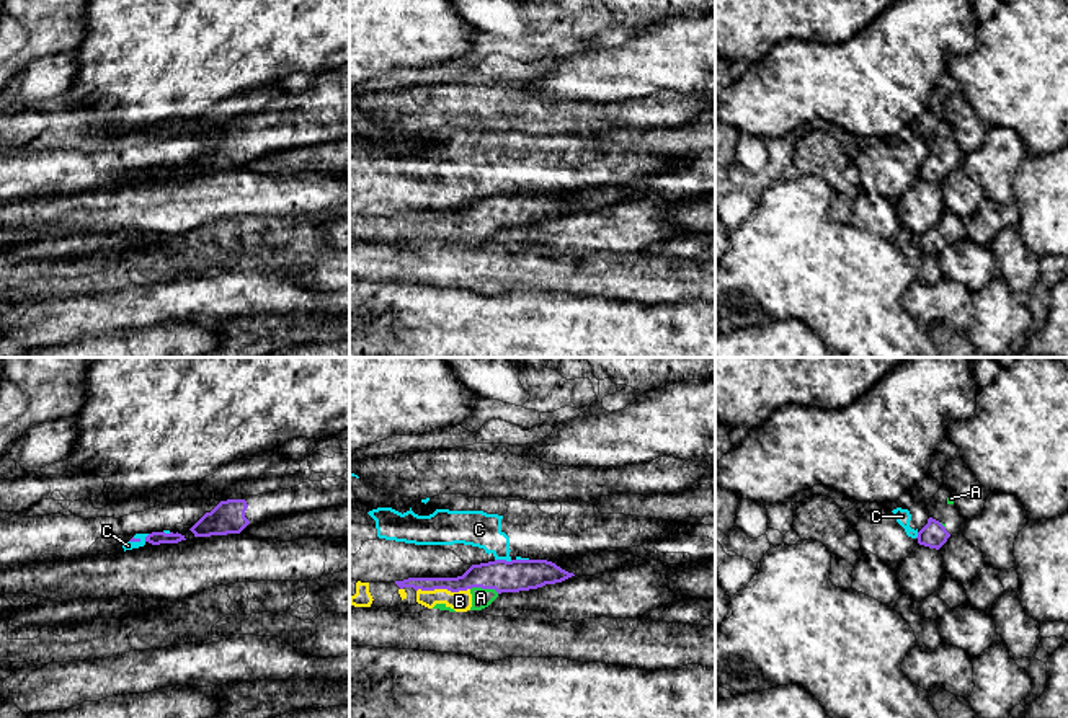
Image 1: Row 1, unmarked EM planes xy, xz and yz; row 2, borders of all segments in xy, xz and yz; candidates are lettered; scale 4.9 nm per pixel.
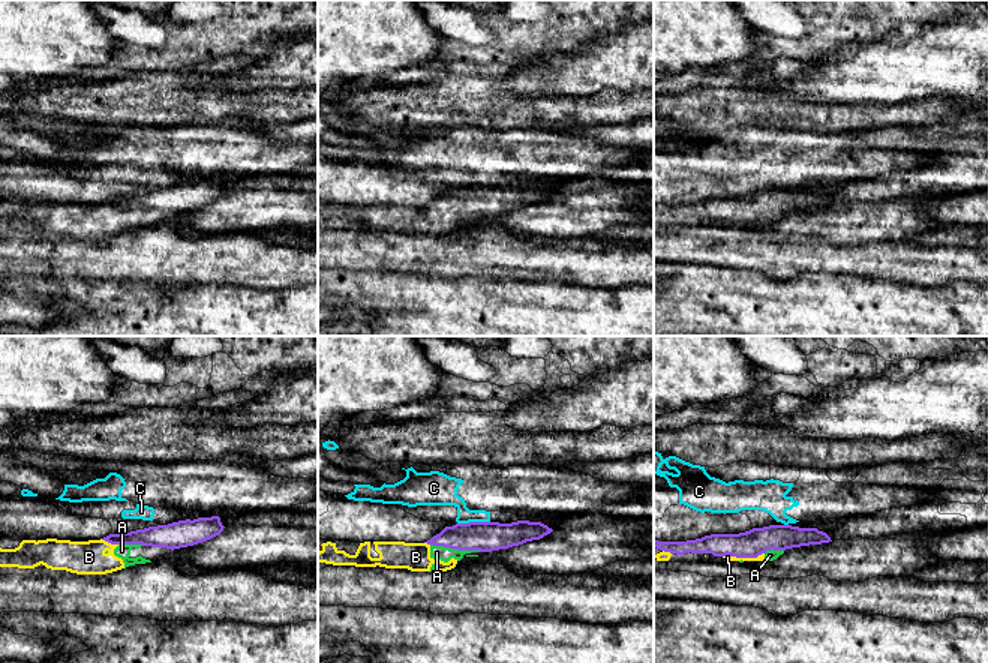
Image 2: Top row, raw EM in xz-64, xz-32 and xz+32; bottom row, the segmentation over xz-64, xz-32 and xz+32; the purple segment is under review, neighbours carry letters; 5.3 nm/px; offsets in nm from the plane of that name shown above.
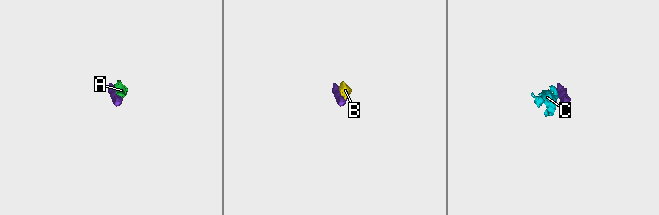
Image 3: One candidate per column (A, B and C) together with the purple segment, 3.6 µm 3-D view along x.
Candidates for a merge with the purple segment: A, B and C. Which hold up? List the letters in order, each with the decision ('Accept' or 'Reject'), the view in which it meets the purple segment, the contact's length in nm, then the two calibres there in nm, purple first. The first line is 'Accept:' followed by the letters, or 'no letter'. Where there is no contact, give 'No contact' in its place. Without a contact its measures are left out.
Accept: A, B
A: Accept. Touches purple in xz. Shared border 150 nm. Thickness 160 nm (purple) against 100 nm
B: Accept. Touches purple in xz. Shared border 260 nm. Thickness 140 nm (purple) against 100 nm
C: Reject. Touches purple in xz. Shared border 90 nm. Thickness 160 nm (purple) against 180 nm

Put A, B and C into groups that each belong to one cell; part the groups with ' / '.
A B / C

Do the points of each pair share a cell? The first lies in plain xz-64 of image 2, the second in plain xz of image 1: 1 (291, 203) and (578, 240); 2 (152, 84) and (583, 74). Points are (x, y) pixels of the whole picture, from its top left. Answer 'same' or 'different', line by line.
1: same
2: different

